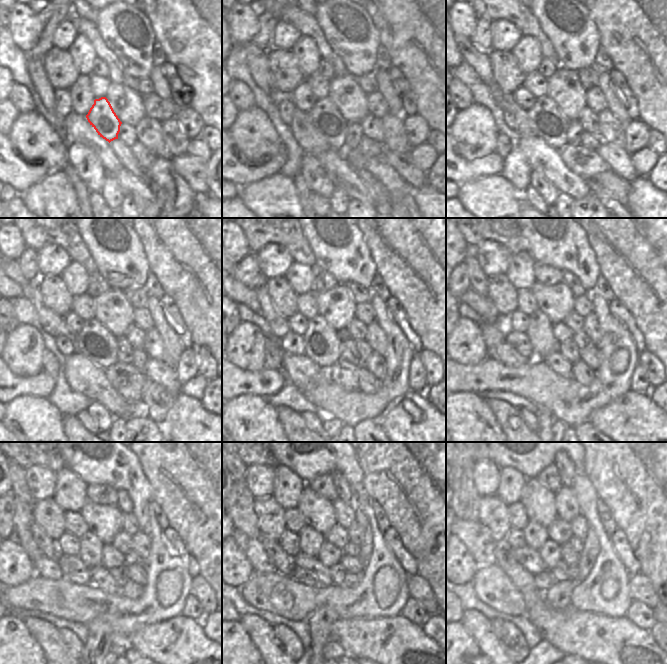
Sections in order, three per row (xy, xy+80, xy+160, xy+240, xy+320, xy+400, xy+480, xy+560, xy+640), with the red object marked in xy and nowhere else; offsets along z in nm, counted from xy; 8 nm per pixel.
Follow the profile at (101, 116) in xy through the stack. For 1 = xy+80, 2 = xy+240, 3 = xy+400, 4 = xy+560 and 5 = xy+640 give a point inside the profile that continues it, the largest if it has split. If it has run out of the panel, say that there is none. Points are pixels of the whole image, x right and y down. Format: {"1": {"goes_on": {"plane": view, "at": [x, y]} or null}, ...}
{"1": {"goes_on": {"plane": "xy+80", "at": [324, 115]}}, "2": {"goes_on": {"plane": "xy+240", "at": [94, 341]}}, "3": {"goes_on": {"plane": "xy+400", "at": [539, 332]}}, "4": {"goes_on": {"plane": "xy+560", "at": [311, 540]}}, "5": {"goes_on": {"plane": "xy+640", "at": [536, 535]}}}

